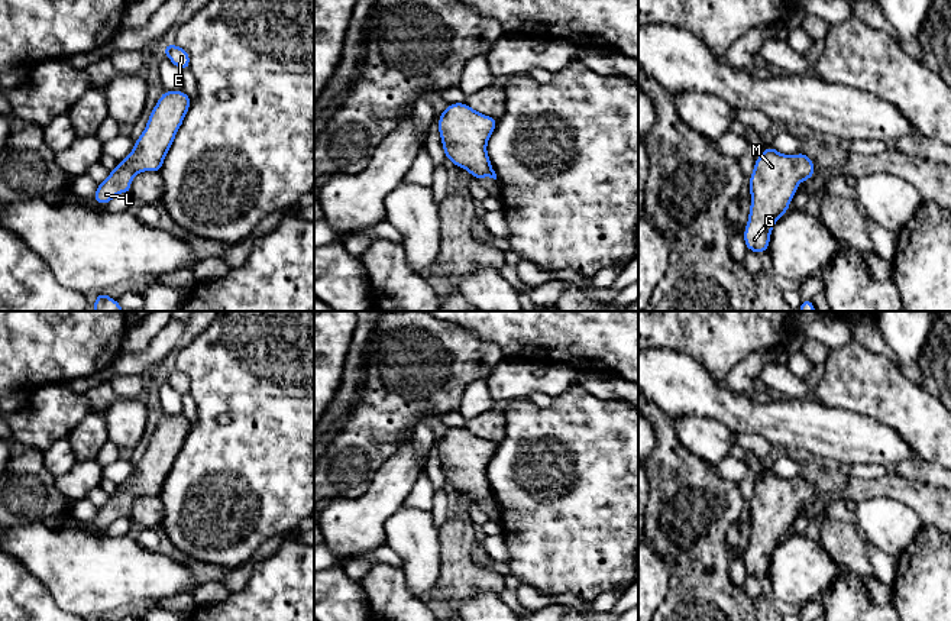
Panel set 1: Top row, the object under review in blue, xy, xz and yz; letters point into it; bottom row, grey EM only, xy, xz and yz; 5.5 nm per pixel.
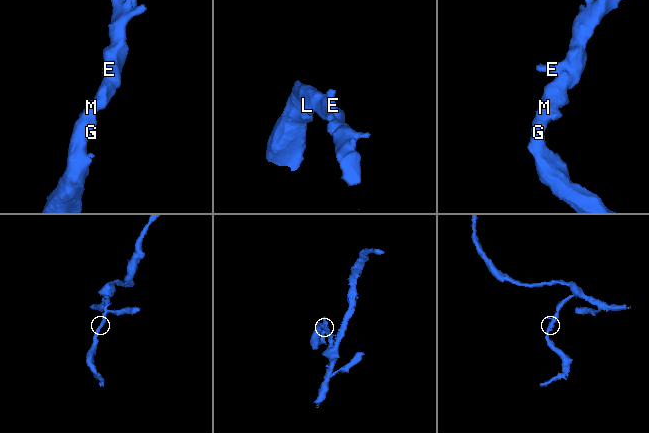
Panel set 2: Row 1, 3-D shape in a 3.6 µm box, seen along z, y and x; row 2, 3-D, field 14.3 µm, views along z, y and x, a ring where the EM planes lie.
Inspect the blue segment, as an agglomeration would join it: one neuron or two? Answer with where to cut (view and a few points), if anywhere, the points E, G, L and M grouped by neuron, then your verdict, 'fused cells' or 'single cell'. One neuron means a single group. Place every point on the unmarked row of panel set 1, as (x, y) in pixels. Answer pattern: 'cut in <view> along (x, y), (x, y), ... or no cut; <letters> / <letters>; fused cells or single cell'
no cut; E G L M; single cell

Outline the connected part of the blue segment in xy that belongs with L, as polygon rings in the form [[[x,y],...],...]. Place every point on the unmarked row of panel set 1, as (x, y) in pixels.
[[[164,415],[149,439],[145,455],[132,476],[110,495],[97,511],[94,524],[107,528],[119,517],[130,518],[132,504],[143,495],[159,497],[190,433],[191,423],[184,415]]]

